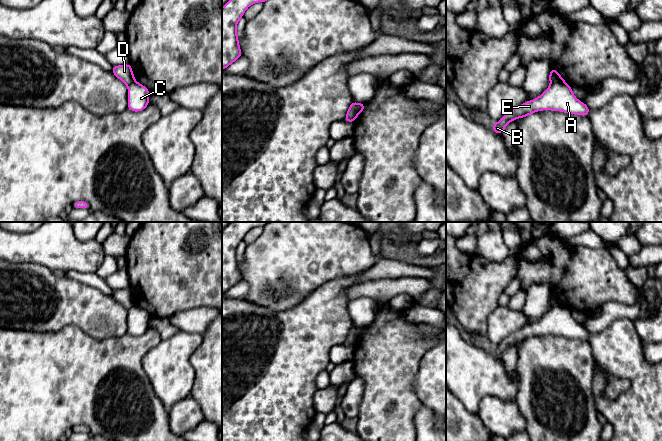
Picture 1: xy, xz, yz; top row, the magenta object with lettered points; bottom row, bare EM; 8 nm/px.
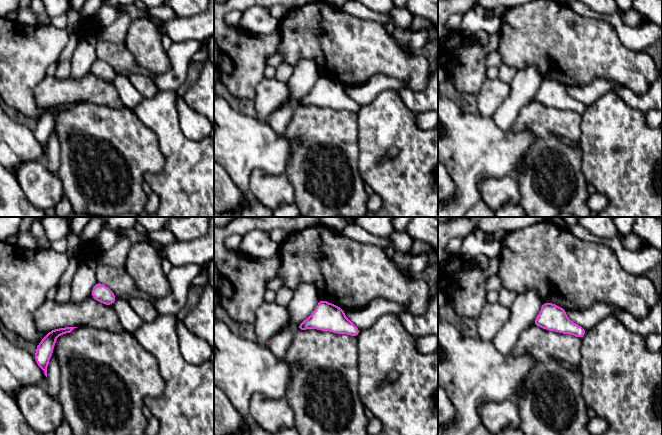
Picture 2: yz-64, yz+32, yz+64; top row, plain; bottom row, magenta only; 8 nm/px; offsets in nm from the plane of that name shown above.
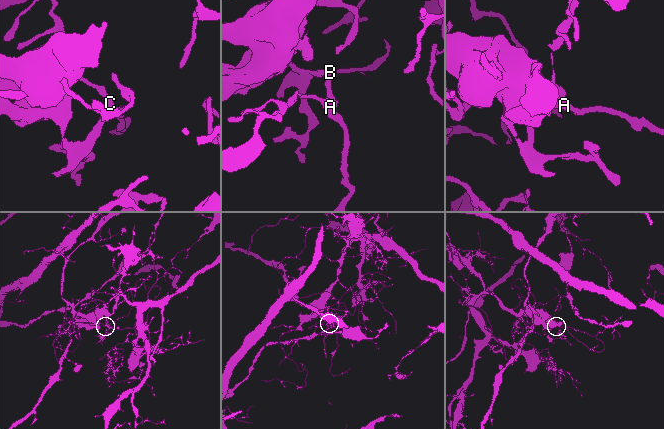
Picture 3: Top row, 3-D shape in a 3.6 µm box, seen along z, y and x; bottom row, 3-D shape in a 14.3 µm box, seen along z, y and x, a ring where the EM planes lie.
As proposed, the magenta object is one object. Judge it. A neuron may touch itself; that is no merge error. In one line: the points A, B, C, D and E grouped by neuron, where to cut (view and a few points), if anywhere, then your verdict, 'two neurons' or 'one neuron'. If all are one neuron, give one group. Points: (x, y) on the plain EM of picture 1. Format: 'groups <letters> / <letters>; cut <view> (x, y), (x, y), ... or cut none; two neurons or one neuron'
groups A B C E / D; cut yz (565, 307), (551, 308); two neurons

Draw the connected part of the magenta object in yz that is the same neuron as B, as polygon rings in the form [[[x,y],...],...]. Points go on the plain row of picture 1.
[[[553,307],[538,322],[510,334],[492,349],[492,353],[495,357],[502,359],[504,352],[510,345],[542,334],[561,335],[581,340],[588,340],[590,336],[588,330],[574,320],[570,309]]]

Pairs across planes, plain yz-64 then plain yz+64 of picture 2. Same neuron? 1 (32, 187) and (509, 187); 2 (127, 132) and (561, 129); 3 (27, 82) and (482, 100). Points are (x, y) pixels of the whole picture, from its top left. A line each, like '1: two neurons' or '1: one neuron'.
1: one neuron
2: one neuron
3: two neurons

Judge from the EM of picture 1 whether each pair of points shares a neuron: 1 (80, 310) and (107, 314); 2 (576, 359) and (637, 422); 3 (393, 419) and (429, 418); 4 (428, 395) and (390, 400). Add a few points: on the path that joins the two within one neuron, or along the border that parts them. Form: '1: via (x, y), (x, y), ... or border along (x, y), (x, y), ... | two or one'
1: via (87, 310), (100, 314) | one
2: border along (591, 354), (595, 361), (592, 387), (595, 400) | two
3: border along (422, 405), (414, 417), (415, 430) | two
4: border along (417, 372), (413, 387), (422, 404) | two

